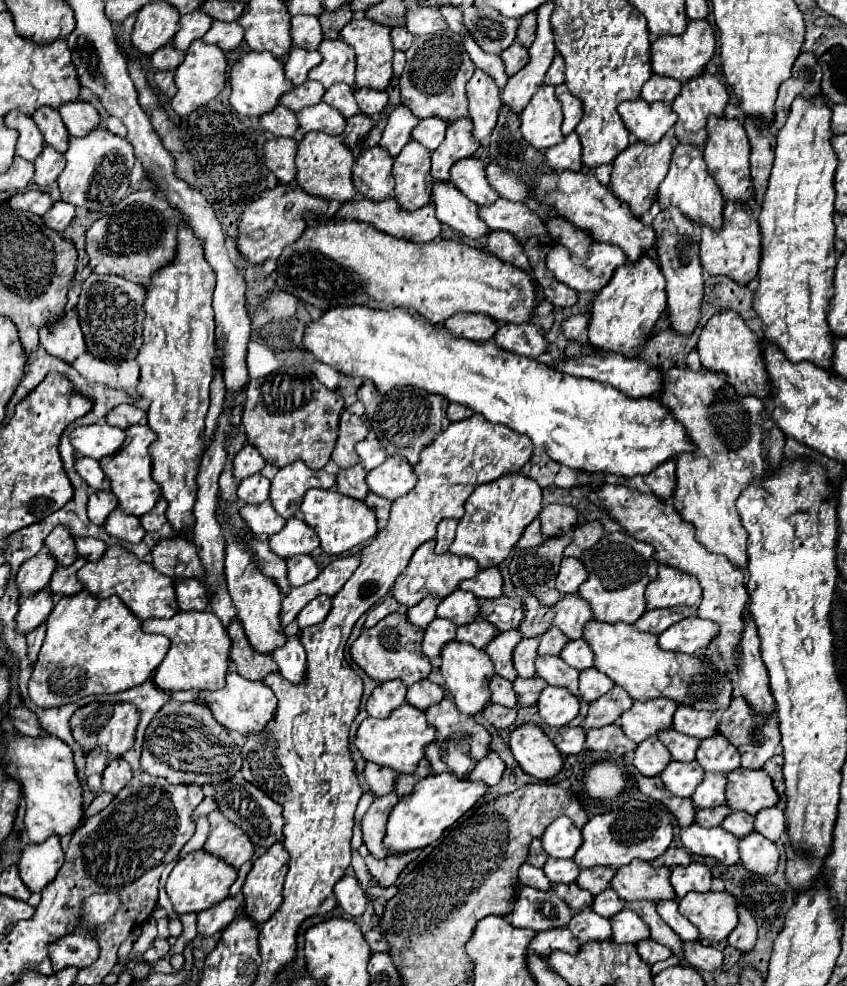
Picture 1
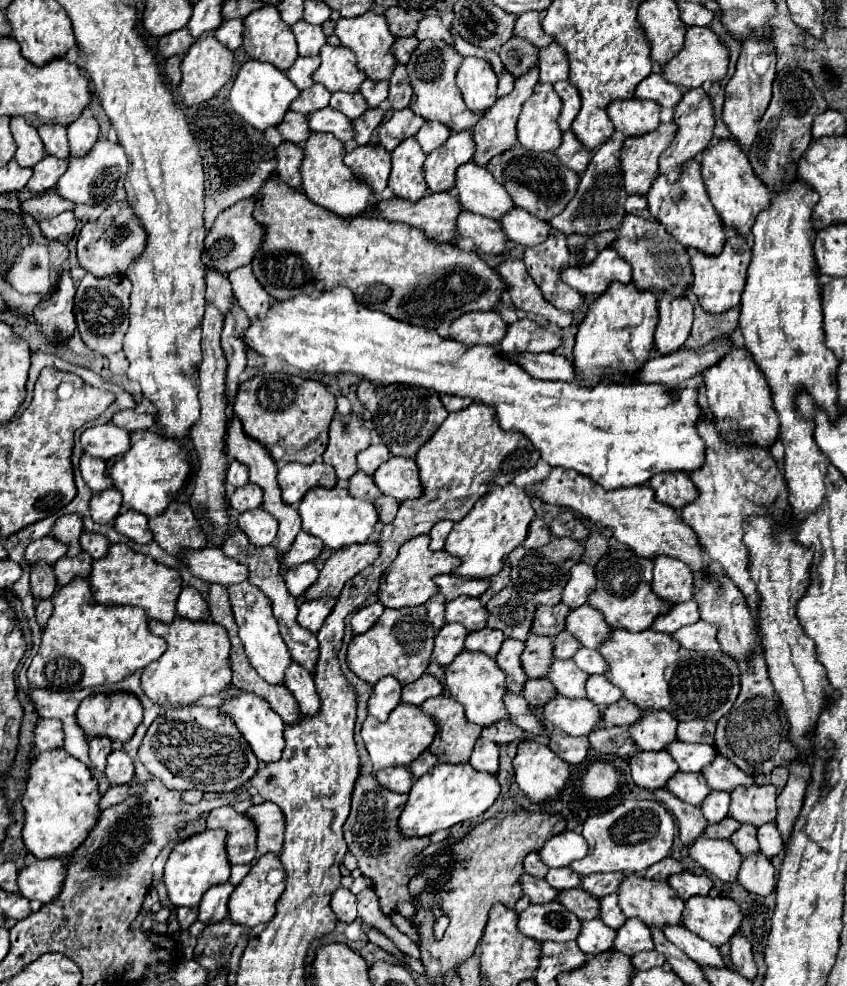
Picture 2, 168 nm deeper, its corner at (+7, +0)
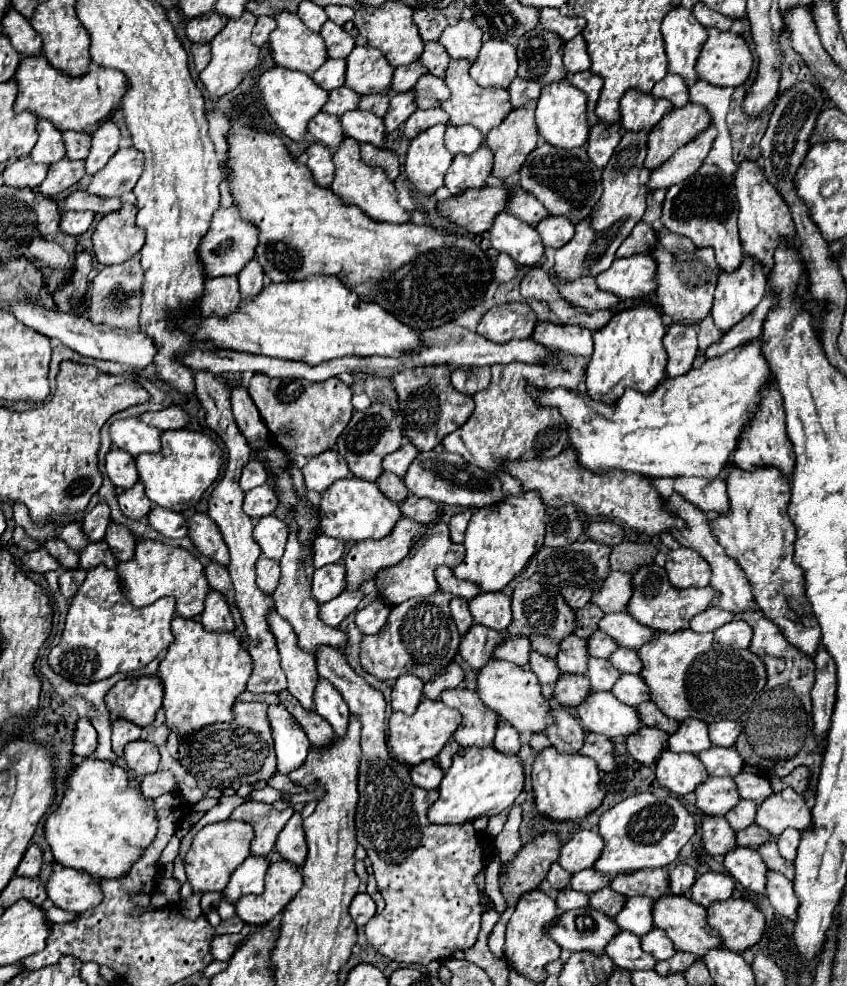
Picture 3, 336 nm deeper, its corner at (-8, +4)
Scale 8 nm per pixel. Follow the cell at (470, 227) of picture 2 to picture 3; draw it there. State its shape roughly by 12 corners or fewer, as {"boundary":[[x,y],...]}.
{"boundary":[[507,211],[489,239],[519,265],[537,265],[545,253],[537,229]]}

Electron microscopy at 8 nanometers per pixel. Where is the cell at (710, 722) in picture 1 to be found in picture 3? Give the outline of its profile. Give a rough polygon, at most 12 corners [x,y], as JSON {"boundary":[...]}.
{"boundary":[[737,721],[709,725],[713,745],[733,747],[741,735]]}

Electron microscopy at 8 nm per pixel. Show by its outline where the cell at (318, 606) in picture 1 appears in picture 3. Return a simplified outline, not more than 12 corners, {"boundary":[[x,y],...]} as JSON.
{"boundary":[[345,589],[319,607],[319,617],[331,627],[357,611],[363,593]]}

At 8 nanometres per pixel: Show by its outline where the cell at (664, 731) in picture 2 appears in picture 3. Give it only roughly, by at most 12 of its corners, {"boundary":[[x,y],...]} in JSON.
{"boundary":[[685,719],[669,737],[675,753],[701,753],[713,743],[709,725]]}

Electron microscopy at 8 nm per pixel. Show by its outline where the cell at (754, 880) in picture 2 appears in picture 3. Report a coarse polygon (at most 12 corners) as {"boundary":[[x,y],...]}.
{"boundary":[[779,873],[767,877],[767,899],[789,921],[797,921],[793,883]]}

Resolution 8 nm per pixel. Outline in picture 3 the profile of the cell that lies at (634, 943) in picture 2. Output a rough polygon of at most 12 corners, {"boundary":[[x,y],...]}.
{"boundary":[[659,929],[643,935],[643,951],[657,961],[675,955],[671,939]]}

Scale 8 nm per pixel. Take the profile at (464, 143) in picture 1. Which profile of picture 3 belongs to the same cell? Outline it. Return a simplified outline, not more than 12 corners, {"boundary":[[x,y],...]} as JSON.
{"boundary":[[487,145],[457,155],[445,175],[449,193],[487,185],[493,155]]}

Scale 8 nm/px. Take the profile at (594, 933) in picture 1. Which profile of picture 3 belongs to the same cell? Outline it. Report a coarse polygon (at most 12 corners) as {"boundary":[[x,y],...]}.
{"boundary":[[621,931],[607,955],[621,969],[655,969],[641,939]]}

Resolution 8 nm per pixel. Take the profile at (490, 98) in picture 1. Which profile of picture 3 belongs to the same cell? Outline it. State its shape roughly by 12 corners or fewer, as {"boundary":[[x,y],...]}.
{"boundary":[[489,39],[471,77],[507,89],[517,77],[517,47]]}

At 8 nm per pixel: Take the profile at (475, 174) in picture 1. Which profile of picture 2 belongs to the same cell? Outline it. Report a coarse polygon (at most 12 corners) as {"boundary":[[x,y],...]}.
{"boundary":[[474,161],[456,169],[464,209],[490,219],[514,205]]}

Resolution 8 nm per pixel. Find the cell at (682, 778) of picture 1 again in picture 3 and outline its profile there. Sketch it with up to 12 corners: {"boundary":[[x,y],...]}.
{"boundary":[[707,779],[695,789],[701,815],[725,815],[739,801],[733,779]]}

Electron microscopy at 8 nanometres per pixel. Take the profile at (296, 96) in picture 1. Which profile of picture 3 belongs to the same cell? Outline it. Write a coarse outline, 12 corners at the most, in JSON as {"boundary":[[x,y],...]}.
{"boundary":[[349,87],[329,93],[323,111],[343,115],[359,107],[359,95]]}

